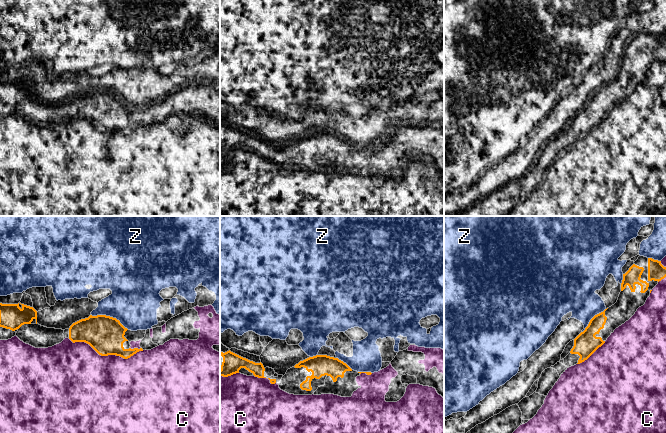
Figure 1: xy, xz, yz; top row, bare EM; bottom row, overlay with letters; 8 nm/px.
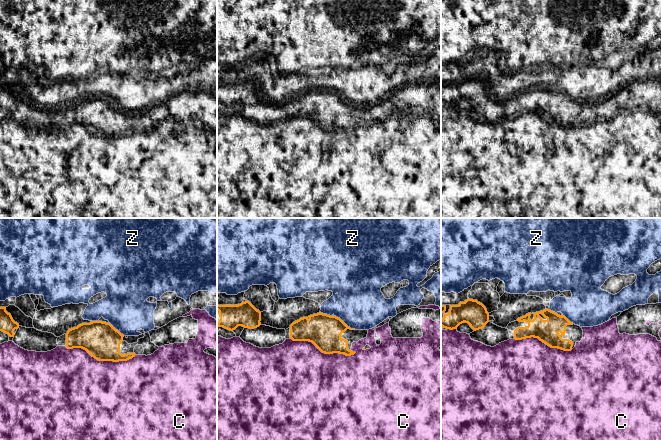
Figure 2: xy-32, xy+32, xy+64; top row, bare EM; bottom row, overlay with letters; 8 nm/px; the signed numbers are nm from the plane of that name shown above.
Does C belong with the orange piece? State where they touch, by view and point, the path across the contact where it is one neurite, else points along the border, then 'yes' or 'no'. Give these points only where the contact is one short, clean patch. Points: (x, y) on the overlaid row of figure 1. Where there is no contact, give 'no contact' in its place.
contact xy (106, 355); yes

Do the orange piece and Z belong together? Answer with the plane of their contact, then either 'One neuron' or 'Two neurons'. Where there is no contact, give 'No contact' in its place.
Touches orange in xy. Two neurons

